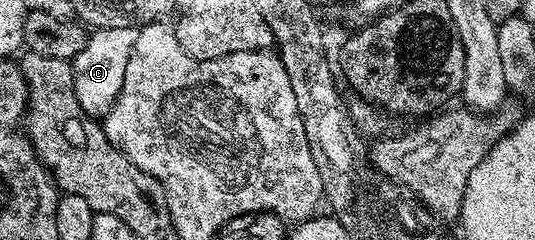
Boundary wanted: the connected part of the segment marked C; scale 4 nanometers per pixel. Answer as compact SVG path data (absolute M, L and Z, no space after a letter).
M107 27L106 29L94 28L85 38L83 51L75 55L71 62L73 78L75 79L75 97L79 99L79 107L91 118L104 119L111 111L119 91L123 87L123 75L127 75L127 59L131 59L131 47L137 38L137 29L134 27Z

